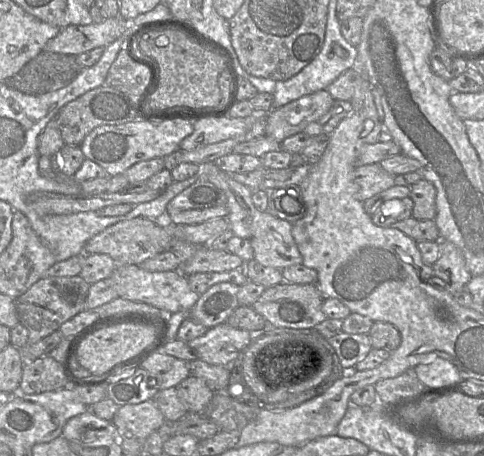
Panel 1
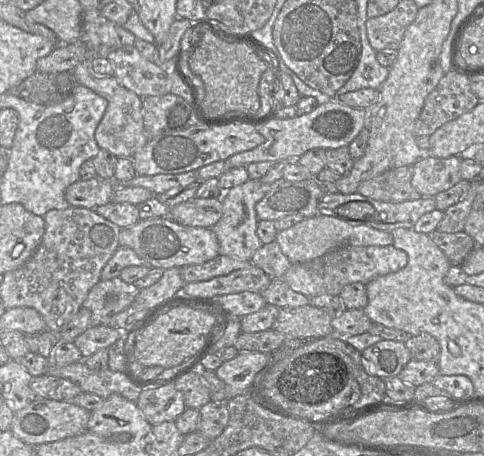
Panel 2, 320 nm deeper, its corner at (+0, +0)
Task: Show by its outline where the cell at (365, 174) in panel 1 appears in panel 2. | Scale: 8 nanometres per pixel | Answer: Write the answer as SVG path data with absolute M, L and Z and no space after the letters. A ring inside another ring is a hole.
M424 155L413 165L412 186L424 197L434 197L462 179L461 157L437 158Z

